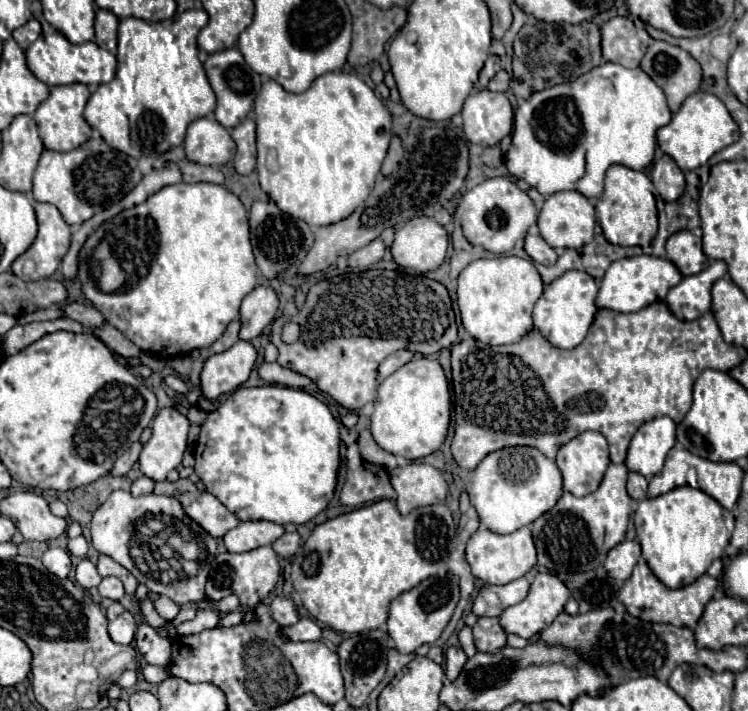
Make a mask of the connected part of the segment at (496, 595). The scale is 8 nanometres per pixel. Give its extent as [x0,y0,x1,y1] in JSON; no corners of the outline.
[471,578,529,616]

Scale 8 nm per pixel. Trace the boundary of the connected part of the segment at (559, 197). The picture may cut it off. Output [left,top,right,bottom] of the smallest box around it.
[539,192,595,248]

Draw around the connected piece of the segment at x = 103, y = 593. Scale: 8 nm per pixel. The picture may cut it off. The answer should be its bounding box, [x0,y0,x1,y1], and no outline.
[97,578,125,600]

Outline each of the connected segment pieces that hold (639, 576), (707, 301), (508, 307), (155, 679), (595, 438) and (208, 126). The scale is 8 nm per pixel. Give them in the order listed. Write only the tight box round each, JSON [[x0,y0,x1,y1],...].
[[619,558,717,630],[665,260,727,320],[457,256,543,344],[142,664,170,684],[555,432,609,496],[183,116,235,166]]

